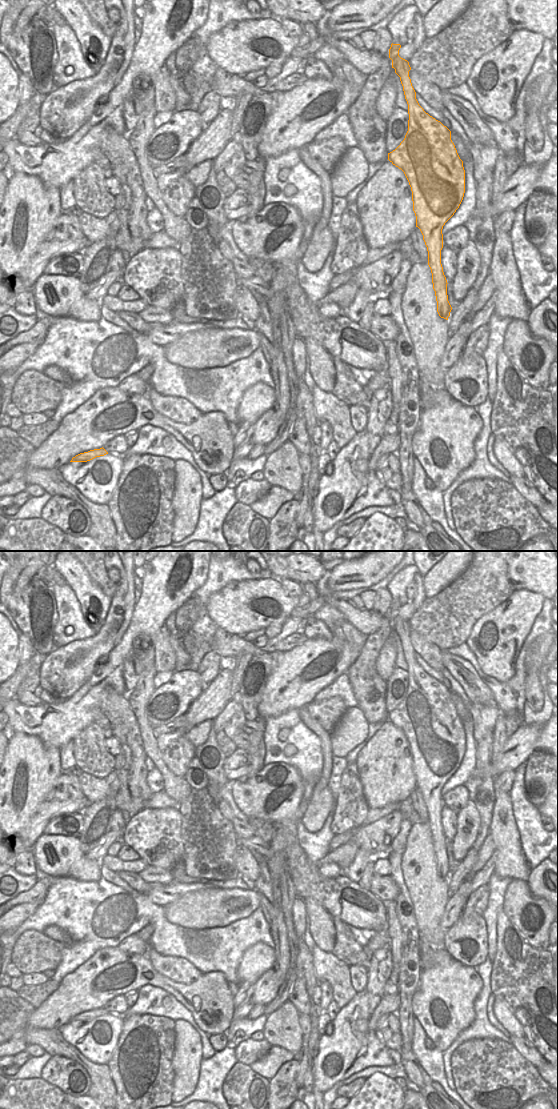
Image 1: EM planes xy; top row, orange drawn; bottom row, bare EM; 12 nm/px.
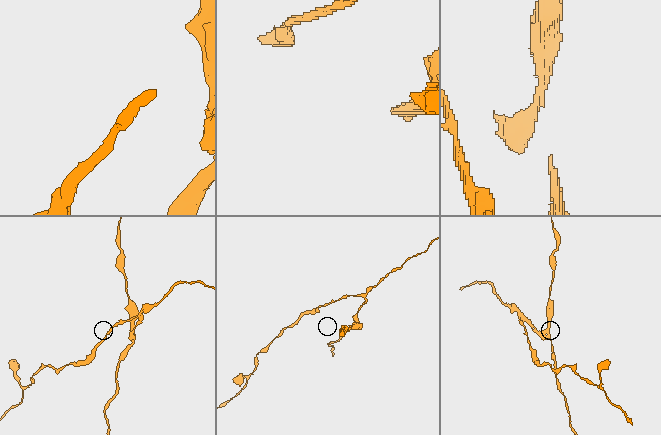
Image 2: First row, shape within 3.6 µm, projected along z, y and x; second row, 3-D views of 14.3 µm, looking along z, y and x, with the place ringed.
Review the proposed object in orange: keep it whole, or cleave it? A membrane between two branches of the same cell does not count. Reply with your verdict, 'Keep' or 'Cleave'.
Cleave

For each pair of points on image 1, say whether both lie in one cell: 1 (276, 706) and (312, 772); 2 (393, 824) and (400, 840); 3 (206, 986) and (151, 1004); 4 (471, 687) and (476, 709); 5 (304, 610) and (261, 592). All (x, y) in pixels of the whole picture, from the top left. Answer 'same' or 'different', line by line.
1: different
2: different
3: different
4: different
5: different

